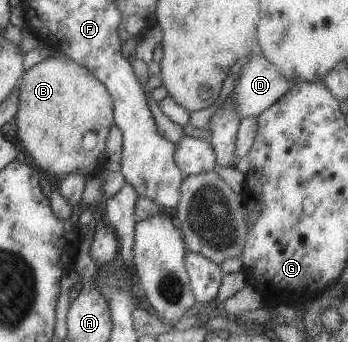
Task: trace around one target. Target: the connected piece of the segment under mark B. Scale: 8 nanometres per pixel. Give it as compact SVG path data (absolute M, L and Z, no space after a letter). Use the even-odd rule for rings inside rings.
M57 53L26 70L19 81L19 108L16 112L17 136L22 147L32 156L34 163L40 167L39 171L54 184L68 174L80 174L88 177L100 167L100 159L105 153L106 140L115 124L113 114L113 97L108 88L94 77L86 67L82 67L74 60L68 60ZM93 131L97 137L94 149L87 149L82 144L84 133Z

